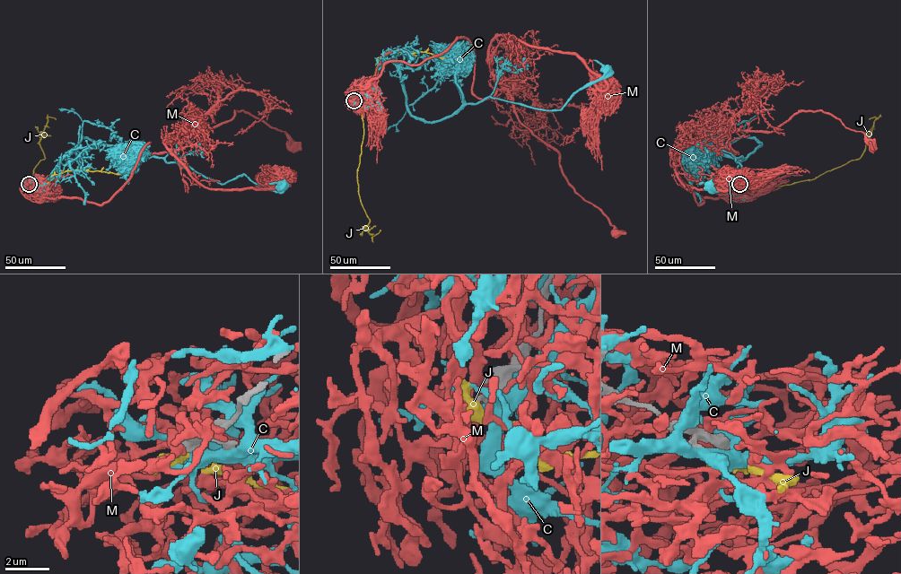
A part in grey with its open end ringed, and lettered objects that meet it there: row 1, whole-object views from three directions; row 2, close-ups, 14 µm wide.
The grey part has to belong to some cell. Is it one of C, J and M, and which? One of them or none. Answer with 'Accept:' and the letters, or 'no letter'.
Accept: no letter

